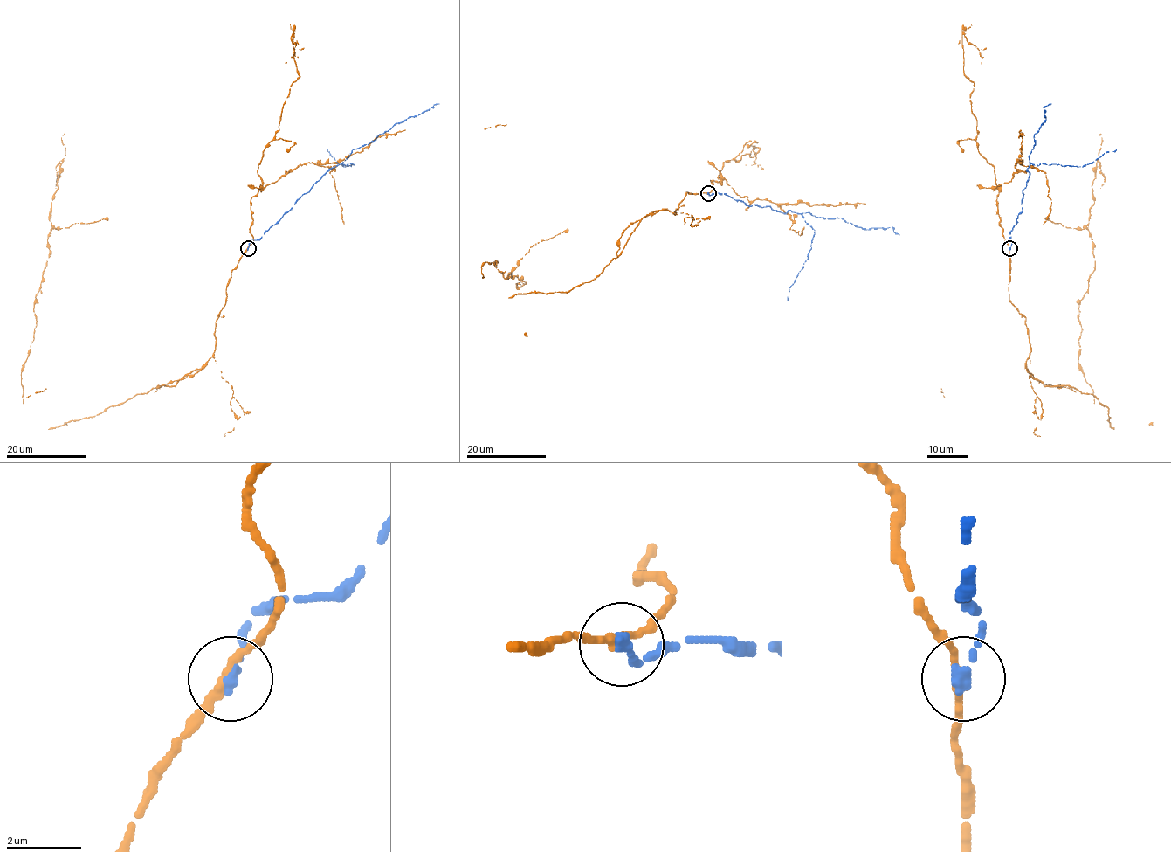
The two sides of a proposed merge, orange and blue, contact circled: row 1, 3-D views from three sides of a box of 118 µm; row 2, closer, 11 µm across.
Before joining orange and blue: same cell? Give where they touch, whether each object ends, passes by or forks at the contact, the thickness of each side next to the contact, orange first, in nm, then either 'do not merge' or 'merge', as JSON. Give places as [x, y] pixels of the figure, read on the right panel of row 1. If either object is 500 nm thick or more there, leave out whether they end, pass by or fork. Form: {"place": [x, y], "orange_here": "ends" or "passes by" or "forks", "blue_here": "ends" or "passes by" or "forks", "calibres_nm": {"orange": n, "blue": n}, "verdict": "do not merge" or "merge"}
{"place": [1009, 248], "orange_here": "passes by", "blue_here": "ends", "calibres_nm": {"orange": 200, "blue": 320}, "verdict": "do not merge"}

